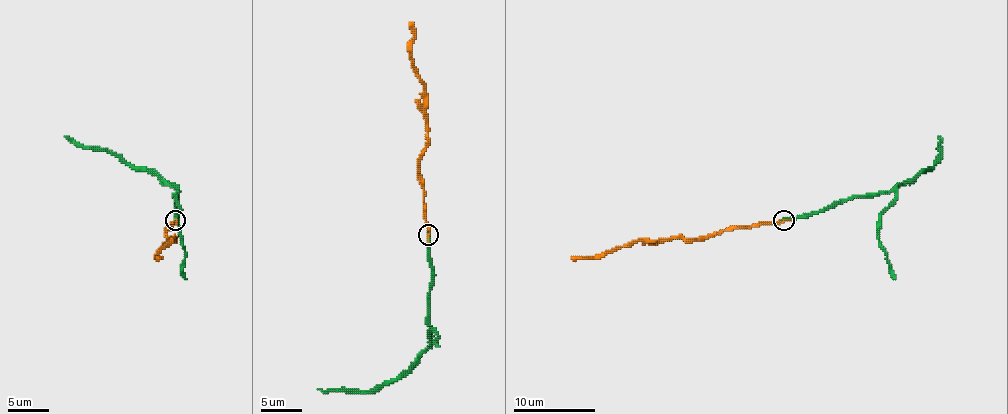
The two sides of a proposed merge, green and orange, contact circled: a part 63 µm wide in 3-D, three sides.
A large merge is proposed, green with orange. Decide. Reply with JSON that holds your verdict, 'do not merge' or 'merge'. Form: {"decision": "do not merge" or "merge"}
{"decision": "merge"}

